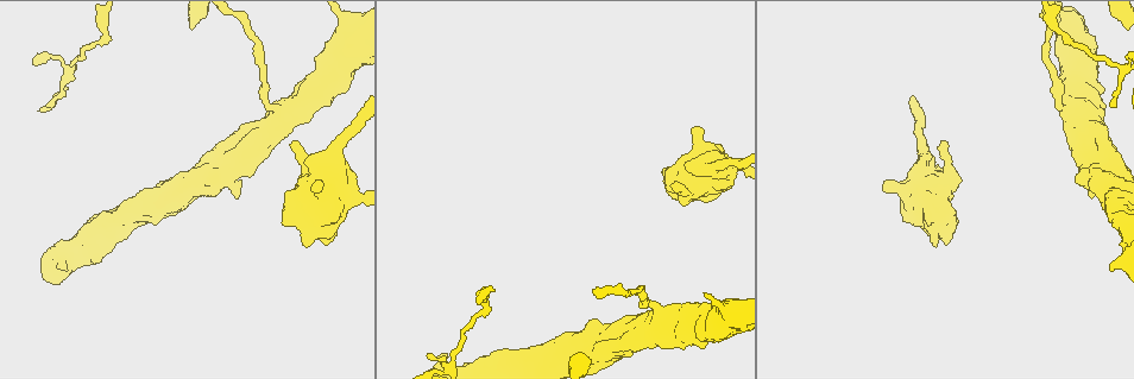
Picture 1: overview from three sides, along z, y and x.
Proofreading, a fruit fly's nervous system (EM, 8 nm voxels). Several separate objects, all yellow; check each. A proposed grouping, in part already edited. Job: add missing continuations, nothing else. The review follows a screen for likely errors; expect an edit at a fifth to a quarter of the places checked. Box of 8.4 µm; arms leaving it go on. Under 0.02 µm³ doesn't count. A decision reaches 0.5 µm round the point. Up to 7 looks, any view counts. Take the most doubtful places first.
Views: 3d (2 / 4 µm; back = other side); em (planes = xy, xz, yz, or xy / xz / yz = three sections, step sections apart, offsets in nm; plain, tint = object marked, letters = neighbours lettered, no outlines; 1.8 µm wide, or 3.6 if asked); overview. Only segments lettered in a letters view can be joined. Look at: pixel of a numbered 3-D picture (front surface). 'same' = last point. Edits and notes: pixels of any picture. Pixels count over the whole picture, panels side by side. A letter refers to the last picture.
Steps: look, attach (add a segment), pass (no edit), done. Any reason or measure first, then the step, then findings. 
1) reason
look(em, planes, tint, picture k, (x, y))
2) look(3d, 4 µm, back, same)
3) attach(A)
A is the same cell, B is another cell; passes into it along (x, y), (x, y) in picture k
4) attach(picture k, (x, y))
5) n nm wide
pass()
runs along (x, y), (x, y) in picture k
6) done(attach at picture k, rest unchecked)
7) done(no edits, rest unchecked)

an open end
look(em, xy, step 8, letters, picture 1, (941, 140))

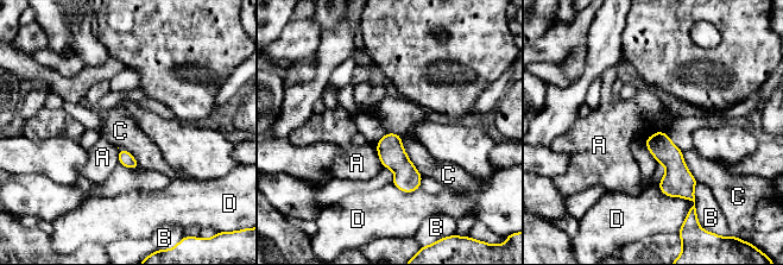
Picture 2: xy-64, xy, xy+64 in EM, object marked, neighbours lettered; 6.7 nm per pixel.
C touches over 320 nm
pass()
A, B, C and D are other cells; no lettered segment goes on from it

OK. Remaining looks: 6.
thick turns thin
look(3d, 2 µm, back, picture 1, (1063, 37))

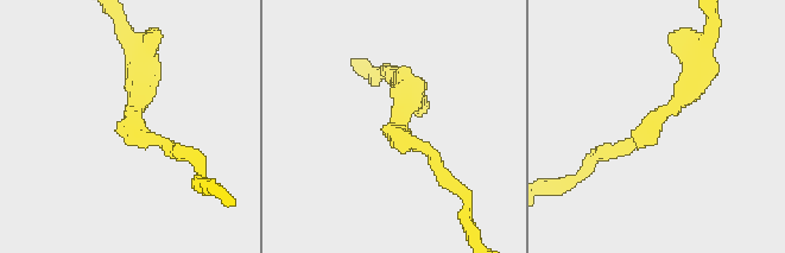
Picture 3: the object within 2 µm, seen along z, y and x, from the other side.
need the tissue
look(em, 3.6 µm, planes, letters, picture 3, (398, 125))

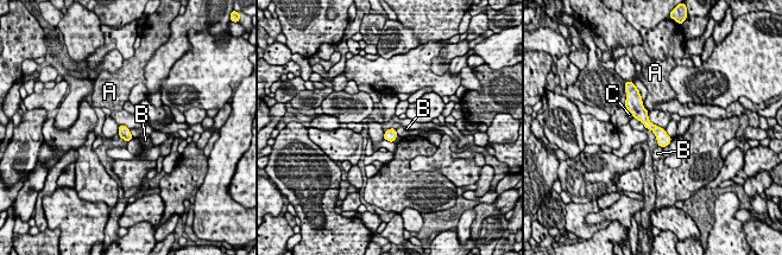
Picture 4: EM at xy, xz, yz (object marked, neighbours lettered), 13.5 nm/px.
pass()
A, B and C are other cells; runs along (635, 106), (664, 142) in picture 4; none of them fits

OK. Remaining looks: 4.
thick end
look(em, planes, plain, picture 1, (693, 129))

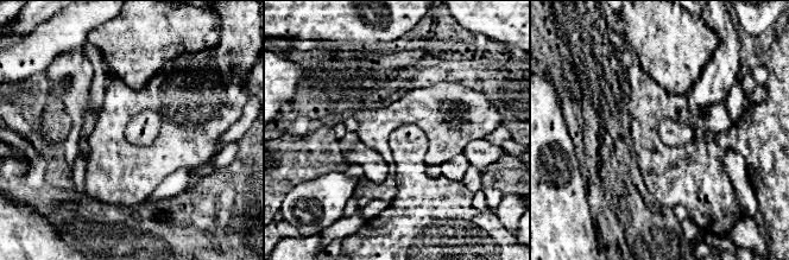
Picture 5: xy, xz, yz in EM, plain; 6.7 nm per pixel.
look(em, planes, letters, same)

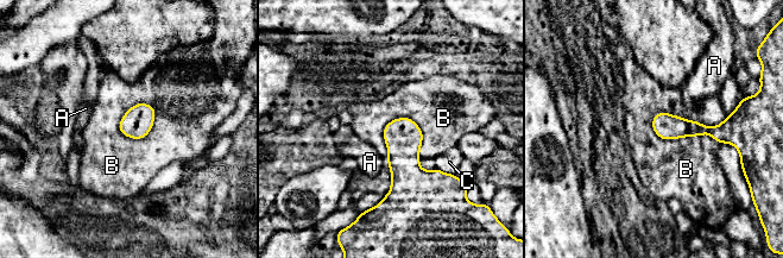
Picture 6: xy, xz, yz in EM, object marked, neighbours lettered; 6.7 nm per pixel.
pass()
A, B and C are other cells; no lettered segment goes on from it

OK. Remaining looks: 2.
done(no edits, rest unchecked)

